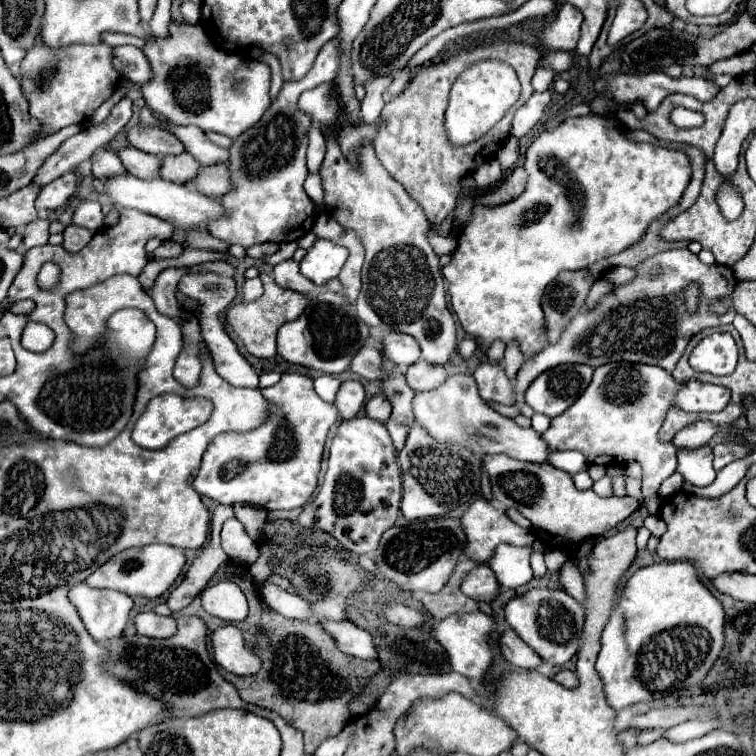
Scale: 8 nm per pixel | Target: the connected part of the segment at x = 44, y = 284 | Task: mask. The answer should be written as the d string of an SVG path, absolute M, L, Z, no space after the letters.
M45 263L38 274L38 284L44 290L51 290L59 282L59 276L60 269L56 264Z

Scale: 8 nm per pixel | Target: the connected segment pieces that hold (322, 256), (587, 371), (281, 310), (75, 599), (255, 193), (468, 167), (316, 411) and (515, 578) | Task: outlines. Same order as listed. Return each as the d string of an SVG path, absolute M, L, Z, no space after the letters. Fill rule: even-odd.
M319 238L301 260L301 274L315 282L317 286L323 286L327 280L337 278L337 272L343 268L347 260L345 248L333 244L331 240Z
M565 364L543 372L525 392L525 402L539 414L555 418L563 414L589 386L593 368Z
M261 274L263 284L267 284L267 290L263 292L261 298L253 300L253 302L239 302L235 304L229 312L227 312L227 324L233 328L233 332L241 338L241 342L245 344L247 352L257 356L257 358L273 358L275 352L275 336L277 336L277 328L285 322L295 320L303 308L307 306L307 298L297 296L297 292L289 292L285 288L279 288L273 278L269 274Z
M87 584L73 586L69 590L69 600L77 608L87 632L97 642L117 638L123 632L133 606L133 600L123 592L97 590Z
M331 40L321 48L307 76L285 82L263 118L233 140L227 160L233 188L219 198L223 216L209 220L207 224L211 236L223 240L227 246L241 244L249 248L263 242L279 244L285 240L299 240L311 230L317 218L317 208L303 190L303 182L309 174L305 166L305 150L311 116L299 110L297 100L305 90L317 88L323 82L333 82L333 72L337 72L337 40Z
M523 42L477 44L473 48L459 50L457 54L453 54L447 60L441 60L437 64L421 66L417 76L409 82L409 86L401 92L401 96L395 96L391 102L385 104L381 118L379 118L381 120L379 132L375 136L377 158L387 168L387 172L399 184L403 184L407 194L413 200L417 200L417 204L425 210L425 216L431 224L445 220L453 212L455 200L461 194L461 184L459 184L461 178L467 174L473 174L473 168L477 168L477 164L481 160L489 158L489 154L493 156L499 150L499 142L505 144L505 140L509 138L511 120L513 120L515 110L519 106L523 106L529 100L529 96L533 94L531 78L535 74L539 58L541 58L539 50L535 46L529 46ZM481 58L497 58L497 60L511 64L523 86L521 98L509 110L509 114L505 114L503 120L497 122L497 130L491 130L491 138L483 138L469 146L453 148L447 142L447 136L443 130L443 114L445 114L445 108L449 102L449 90L451 90L451 84L455 82L455 78L463 72L463 68L467 64L471 64L473 60L481 60Z
M283 374L283 378L275 386L265 388L261 392L269 394L267 398L271 404L269 418L259 428L253 428L251 432L245 432L245 434L237 434L237 432L219 434L203 454L203 462L193 482L193 488L201 496L209 496L215 502L227 504L227 506L249 504L249 506L259 506L265 510L301 508L311 498L317 486L323 444L325 444L329 428L337 422L339 412L333 404L325 404L315 394L313 380L303 374Z
M499 544L489 566L493 568L501 588L515 590L519 586L525 586L533 578L529 554L531 548L513 548L509 544Z

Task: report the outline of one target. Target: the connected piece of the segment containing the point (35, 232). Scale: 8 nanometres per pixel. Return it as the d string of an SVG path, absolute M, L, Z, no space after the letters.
M35 220L23 228L23 248L35 248L47 244L49 238L49 220Z

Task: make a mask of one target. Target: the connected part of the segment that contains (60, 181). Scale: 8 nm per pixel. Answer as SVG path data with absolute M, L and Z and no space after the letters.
M67 172L65 176L57 178L53 184L49 184L49 192L41 190L37 198L37 208L39 210L57 210L75 194L75 186L79 180L81 178L77 172Z

